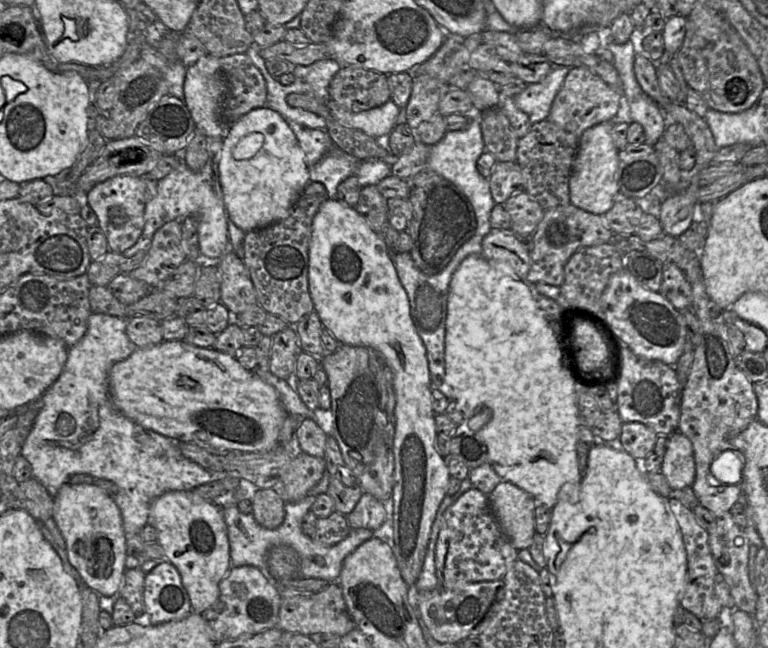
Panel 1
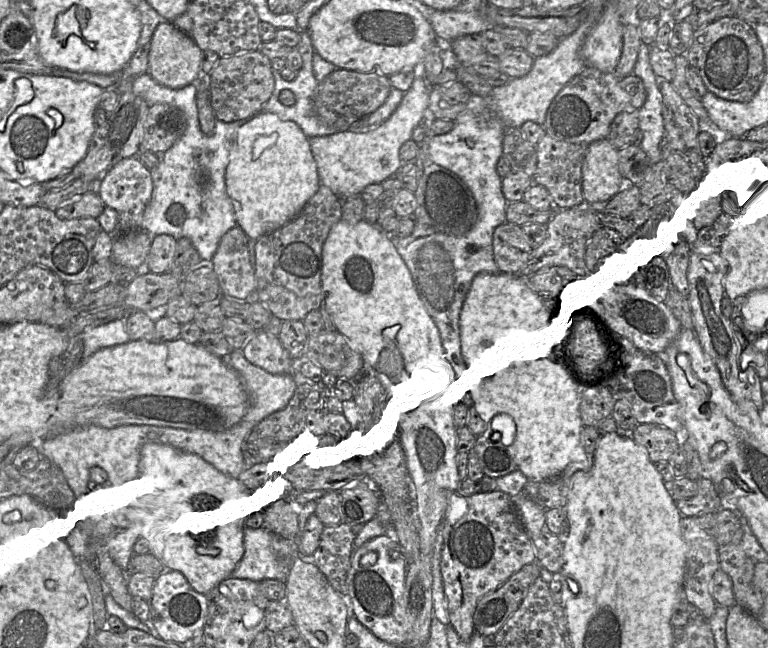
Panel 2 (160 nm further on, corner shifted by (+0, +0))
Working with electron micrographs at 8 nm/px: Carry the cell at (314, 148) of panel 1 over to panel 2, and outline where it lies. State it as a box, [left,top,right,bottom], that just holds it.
[309,76,431,198]

